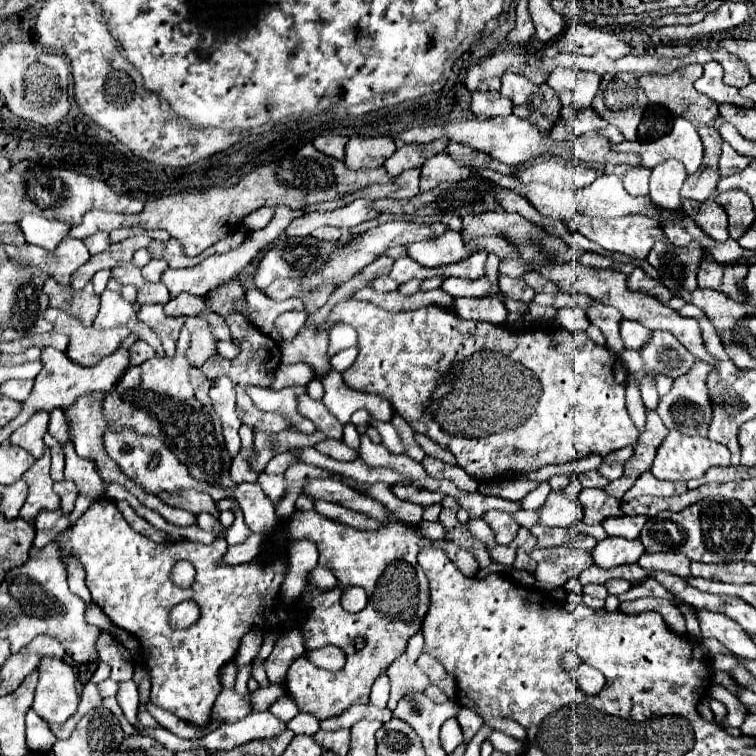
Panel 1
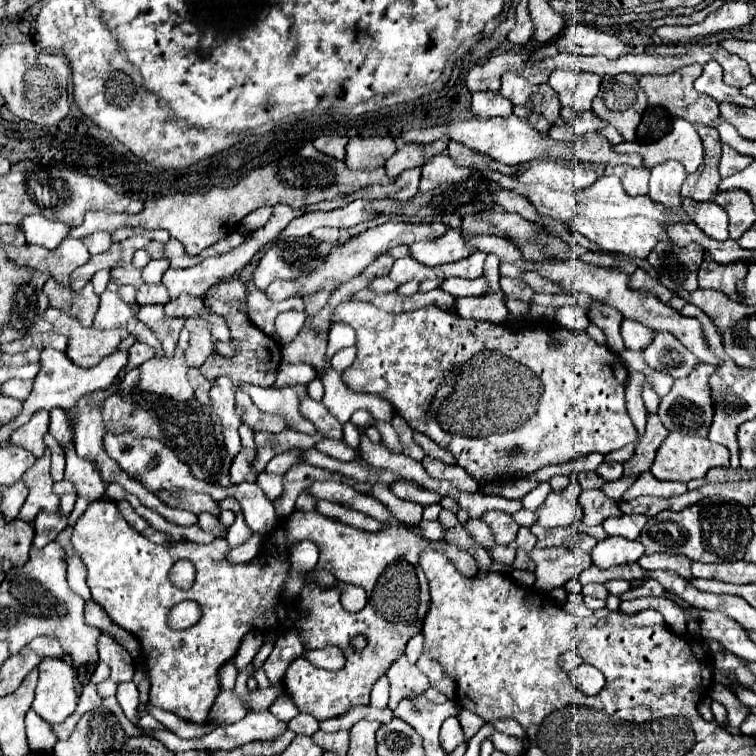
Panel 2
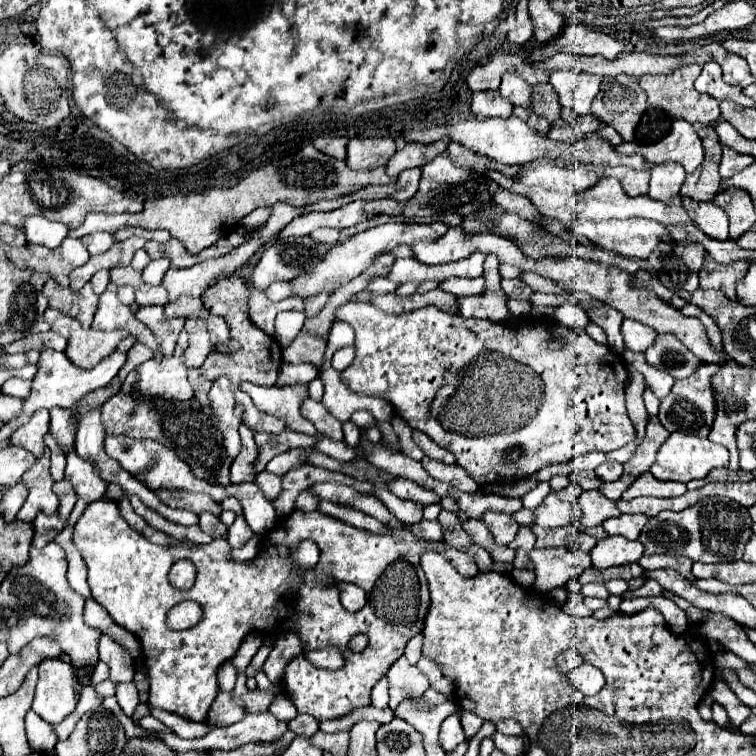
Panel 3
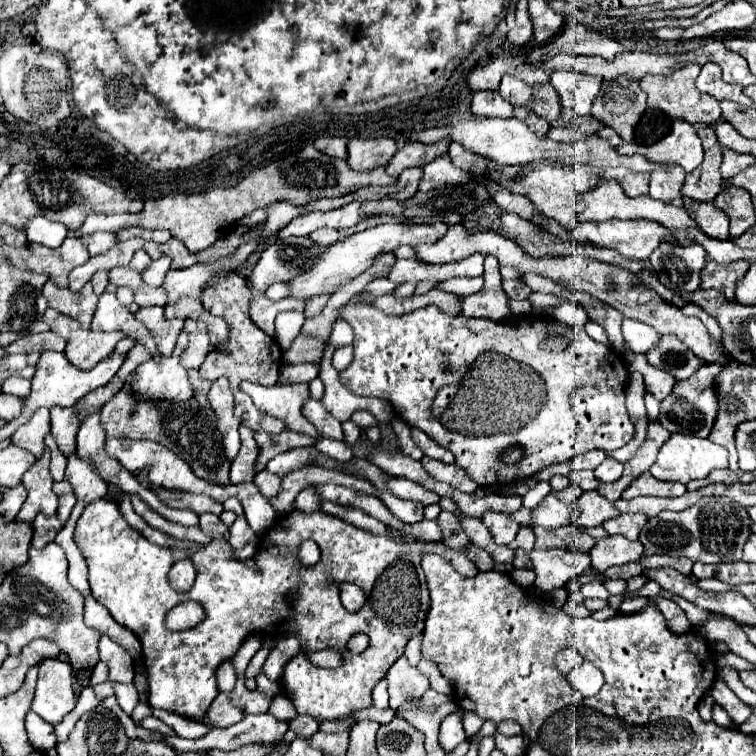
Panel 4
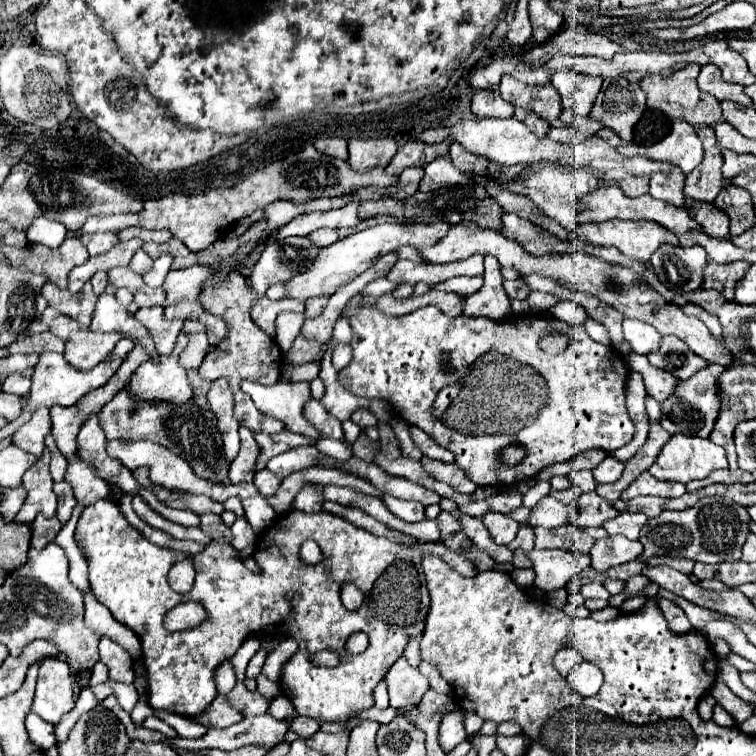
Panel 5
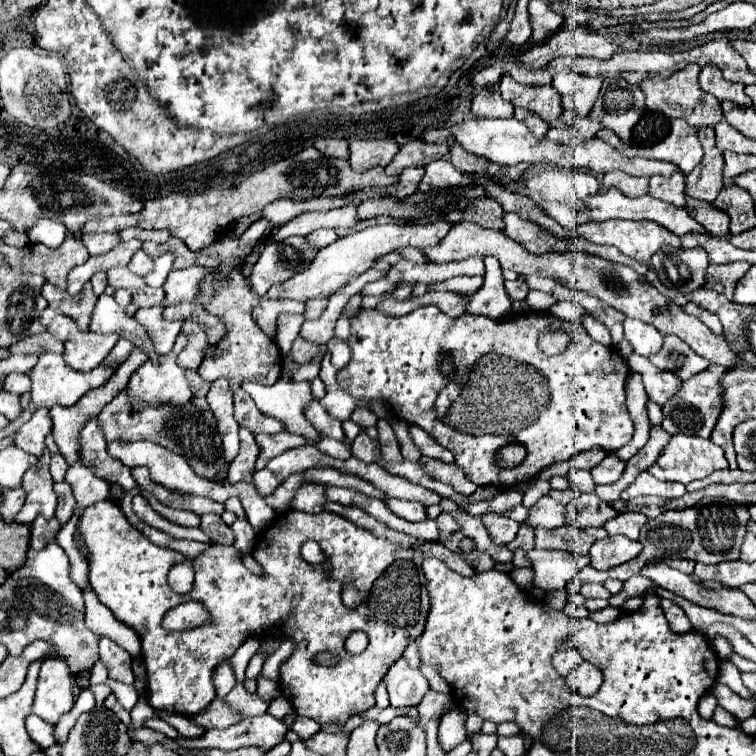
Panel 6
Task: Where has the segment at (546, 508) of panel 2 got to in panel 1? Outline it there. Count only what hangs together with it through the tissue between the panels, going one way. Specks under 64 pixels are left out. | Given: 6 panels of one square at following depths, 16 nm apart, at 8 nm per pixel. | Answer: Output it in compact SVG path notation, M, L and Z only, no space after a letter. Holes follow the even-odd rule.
M550 492L544 506L538 510L542 526L572 526L582 518L580 502L570 502L562 492Z

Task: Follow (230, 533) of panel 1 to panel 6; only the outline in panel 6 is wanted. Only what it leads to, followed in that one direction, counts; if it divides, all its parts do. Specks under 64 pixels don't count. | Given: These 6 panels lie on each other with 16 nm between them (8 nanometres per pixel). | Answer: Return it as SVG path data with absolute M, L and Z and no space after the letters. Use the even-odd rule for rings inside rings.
M236 520L236 522L232 524L232 530L236 532L236 540L234 541L234 546L238 550L246 551L253 545L256 534L252 526L250 526L246 520Z

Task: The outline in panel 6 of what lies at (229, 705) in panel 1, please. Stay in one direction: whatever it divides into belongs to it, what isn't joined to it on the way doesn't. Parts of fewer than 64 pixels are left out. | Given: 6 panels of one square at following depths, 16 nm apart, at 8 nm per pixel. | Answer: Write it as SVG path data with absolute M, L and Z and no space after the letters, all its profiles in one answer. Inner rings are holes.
M222 698L212 700L212 704L208 704L208 708L204 708L204 712L200 712L200 716L188 716L192 724L202 726L206 730L212 728L228 728L232 724L236 724L240 718L222 702Z

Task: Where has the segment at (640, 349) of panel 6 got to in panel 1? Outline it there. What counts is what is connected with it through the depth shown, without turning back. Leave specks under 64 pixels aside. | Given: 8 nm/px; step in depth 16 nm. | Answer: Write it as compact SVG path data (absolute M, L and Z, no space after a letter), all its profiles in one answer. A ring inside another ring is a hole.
M622 320L620 324L620 334L624 340L624 346L630 350L640 350L644 344L648 344L652 330L642 326L640 322L634 320Z

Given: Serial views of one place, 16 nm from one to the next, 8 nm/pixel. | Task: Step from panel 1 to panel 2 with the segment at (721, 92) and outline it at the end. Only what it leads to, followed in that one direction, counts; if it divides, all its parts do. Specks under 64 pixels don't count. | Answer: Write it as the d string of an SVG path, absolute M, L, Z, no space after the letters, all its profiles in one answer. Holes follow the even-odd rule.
M716 62L704 64L704 70L702 70L702 74L700 74L700 78L696 80L694 86L696 86L698 92L704 92L718 102L734 102L734 104L740 104L740 106L752 106L752 100L742 96L740 88L724 84L722 68Z

